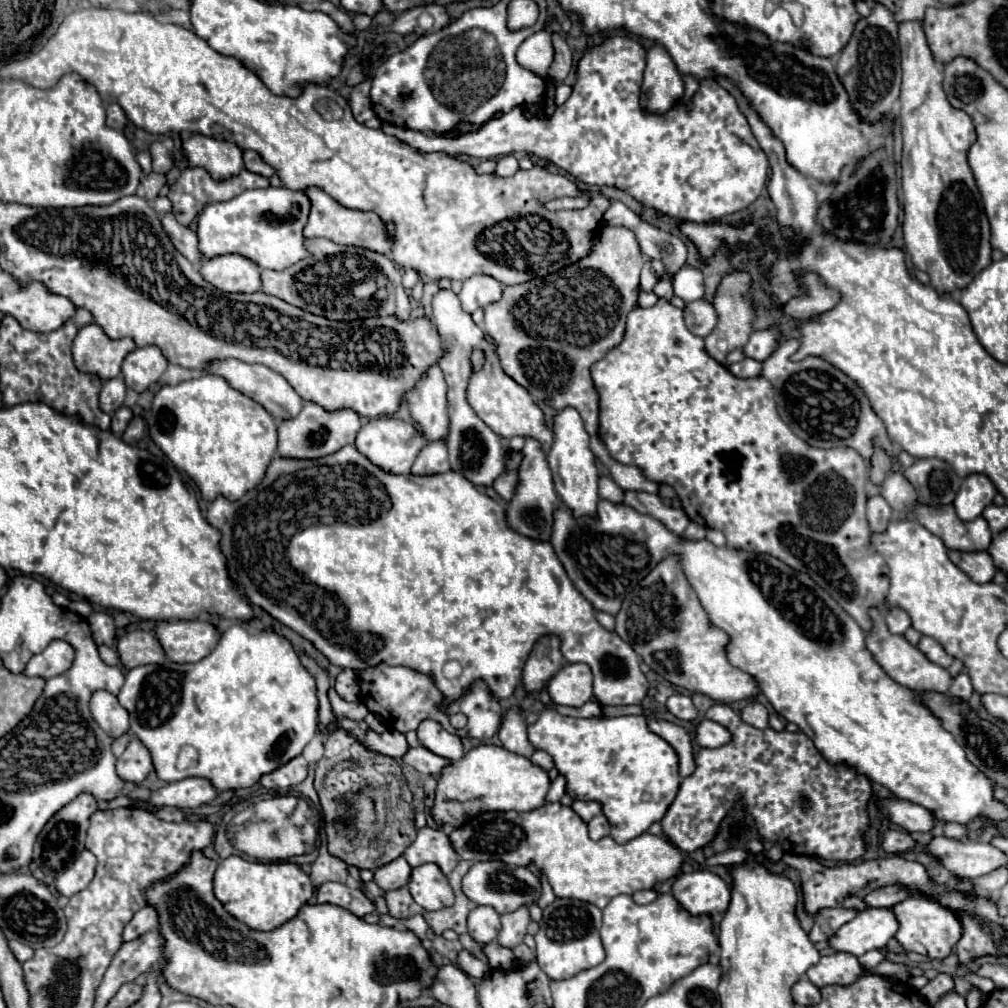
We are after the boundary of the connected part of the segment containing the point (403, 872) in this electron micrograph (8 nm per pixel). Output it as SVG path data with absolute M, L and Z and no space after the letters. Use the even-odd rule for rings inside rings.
M398 857L392 863L388 863L386 867L378 867L378 871L374 871L374 881L384 891L400 889L400 887L408 885L410 871L412 871L412 867L408 865L408 861L404 857Z

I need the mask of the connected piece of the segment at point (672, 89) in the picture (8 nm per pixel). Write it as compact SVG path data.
M662 45L648 49L648 65L642 83L642 107L650 113L666 113L682 99L684 81Z

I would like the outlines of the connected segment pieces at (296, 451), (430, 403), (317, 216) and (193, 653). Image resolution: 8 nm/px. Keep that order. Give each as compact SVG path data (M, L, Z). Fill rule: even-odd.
M304 403L302 411L294 419L286 419L278 425L278 453L282 457L294 457L294 459L318 459L336 453L344 445L354 443L362 423L360 417L354 415L354 411L322 411L322 407L314 403Z
M434 365L428 369L428 375L416 383L414 391L406 395L410 415L428 441L438 441L448 435L448 401L444 401L444 387L442 371Z
M306 187L304 193L310 199L310 215L308 215L308 223L304 227L304 237L324 237L338 245L364 247L370 251L378 251L382 255L390 253L390 241L384 233L384 227L388 227L388 231L394 229L394 227L390 227L390 223L382 223L382 219L378 219L378 215L374 215L372 211L346 209L318 187Z
M162 621L154 629L168 661L196 663L218 643L220 633L206 621Z

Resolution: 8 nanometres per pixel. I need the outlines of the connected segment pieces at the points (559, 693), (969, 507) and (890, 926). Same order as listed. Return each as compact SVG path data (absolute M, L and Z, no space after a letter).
M586 663L564 665L548 683L552 701L570 707L582 707L592 699L592 671Z
M968 475L954 499L954 509L962 521L974 521L992 503L994 495L996 487L986 475Z
M882 907L868 909L858 913L852 921L844 923L828 939L828 945L834 951L860 957L870 949L884 949L888 939L894 937L896 929L898 929L898 921L894 919L894 913Z

